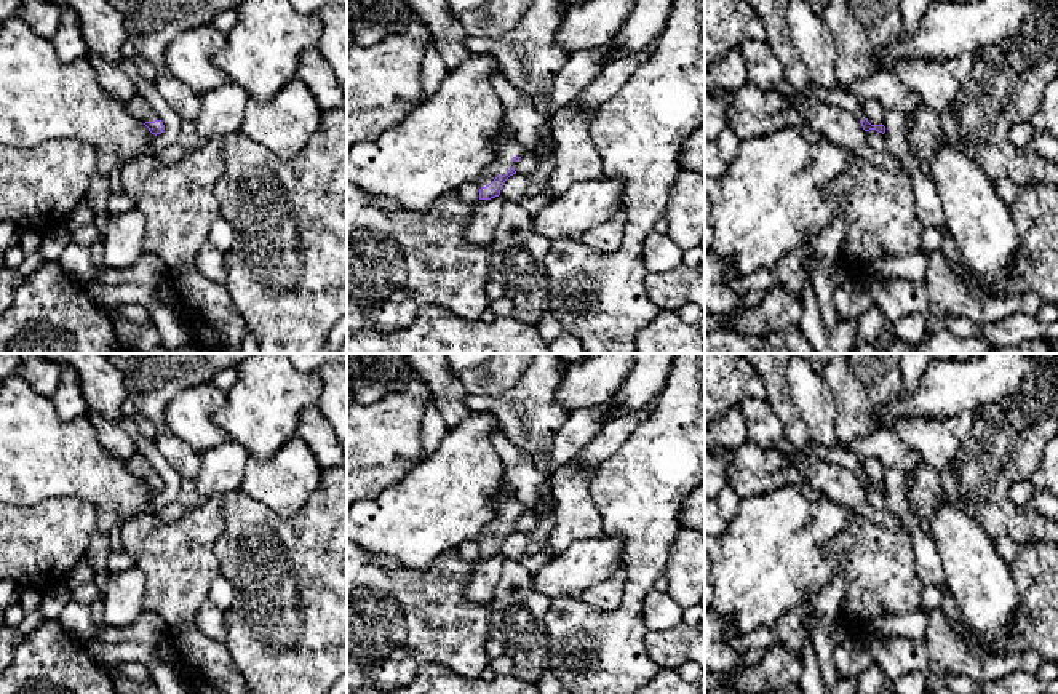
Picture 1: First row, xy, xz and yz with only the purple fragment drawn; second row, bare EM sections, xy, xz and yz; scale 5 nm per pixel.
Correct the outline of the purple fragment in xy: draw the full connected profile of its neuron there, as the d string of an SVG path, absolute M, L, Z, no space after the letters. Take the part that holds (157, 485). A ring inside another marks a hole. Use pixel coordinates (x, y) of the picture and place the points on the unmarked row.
M139 451L126 459L128 470L142 480L152 493L161 493L165 488L163 480L158 477L152 464Z

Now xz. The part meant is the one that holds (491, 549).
M503 481L500 494L494 501L494 518L478 537L479 558L491 558L500 553L503 540L516 532L516 520L527 512L527 507L516 497L515 489Z

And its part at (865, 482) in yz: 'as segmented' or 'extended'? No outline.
extended

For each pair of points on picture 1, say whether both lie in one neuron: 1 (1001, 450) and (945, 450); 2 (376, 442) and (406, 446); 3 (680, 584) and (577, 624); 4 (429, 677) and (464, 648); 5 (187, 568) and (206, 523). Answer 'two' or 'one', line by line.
1: two
2: one
3: two
4: two
5: one

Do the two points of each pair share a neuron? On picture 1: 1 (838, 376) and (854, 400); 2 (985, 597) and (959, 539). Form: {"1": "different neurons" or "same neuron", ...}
{"1": "same neuron", "2": "same neuron"}

